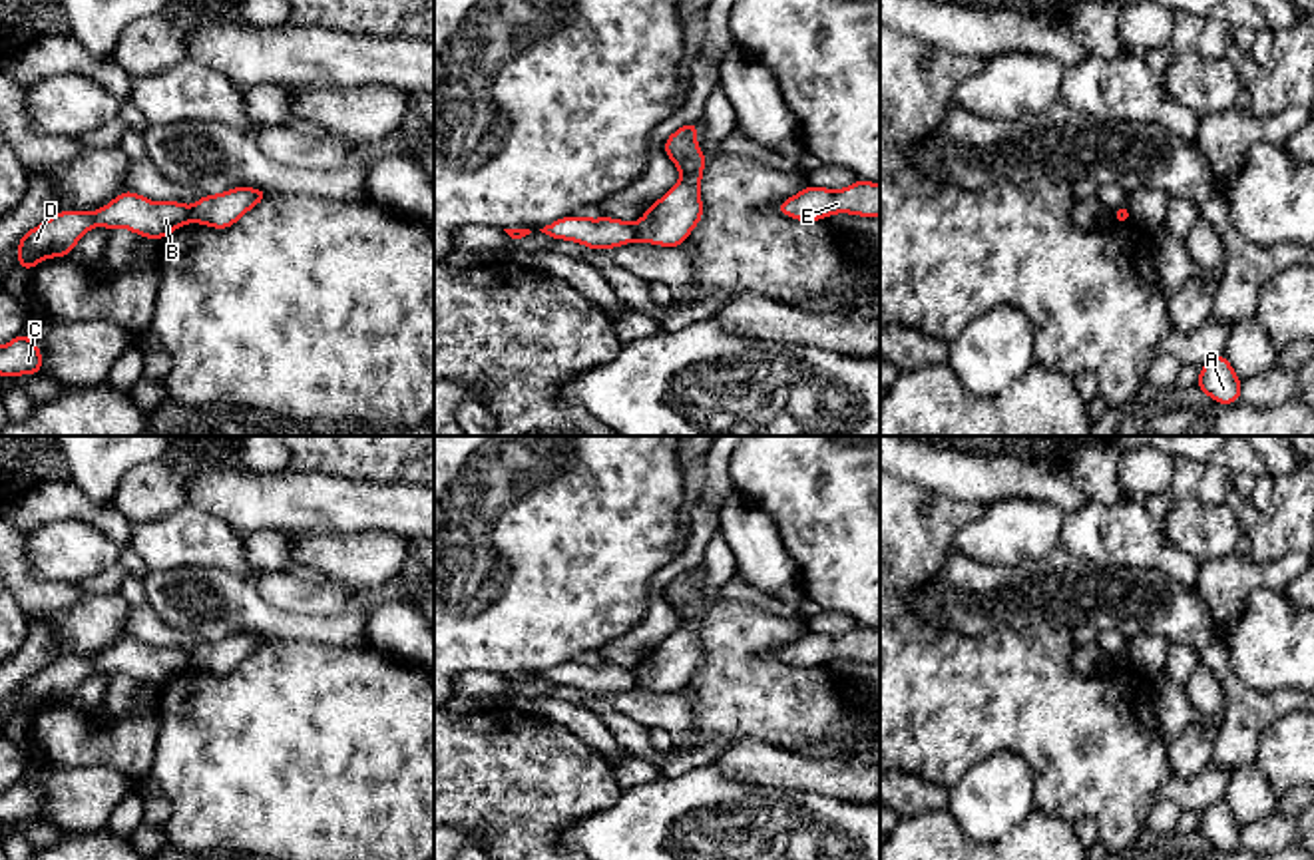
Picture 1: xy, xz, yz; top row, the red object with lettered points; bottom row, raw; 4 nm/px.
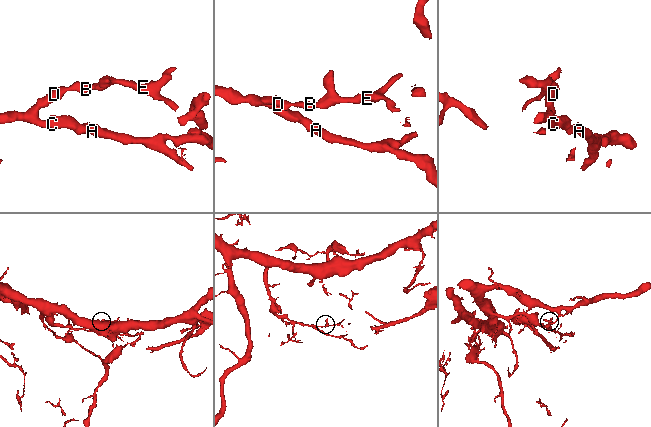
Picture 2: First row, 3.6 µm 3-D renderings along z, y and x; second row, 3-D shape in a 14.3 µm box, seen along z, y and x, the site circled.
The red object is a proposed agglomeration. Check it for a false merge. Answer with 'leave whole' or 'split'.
split

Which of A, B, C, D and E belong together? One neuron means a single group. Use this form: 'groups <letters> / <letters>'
groups A B C D / E

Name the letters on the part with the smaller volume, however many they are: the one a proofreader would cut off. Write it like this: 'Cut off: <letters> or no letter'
Cut off: E

